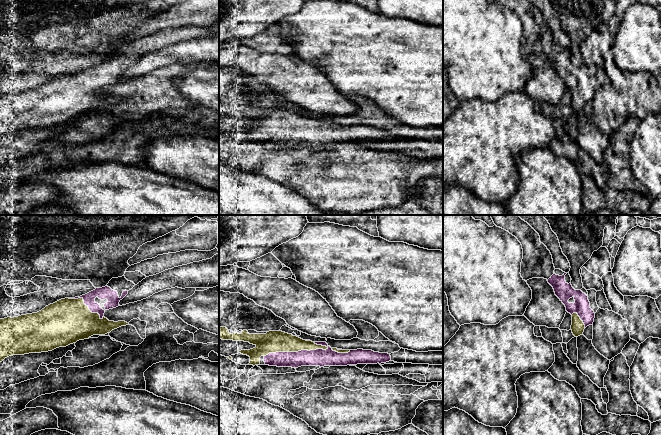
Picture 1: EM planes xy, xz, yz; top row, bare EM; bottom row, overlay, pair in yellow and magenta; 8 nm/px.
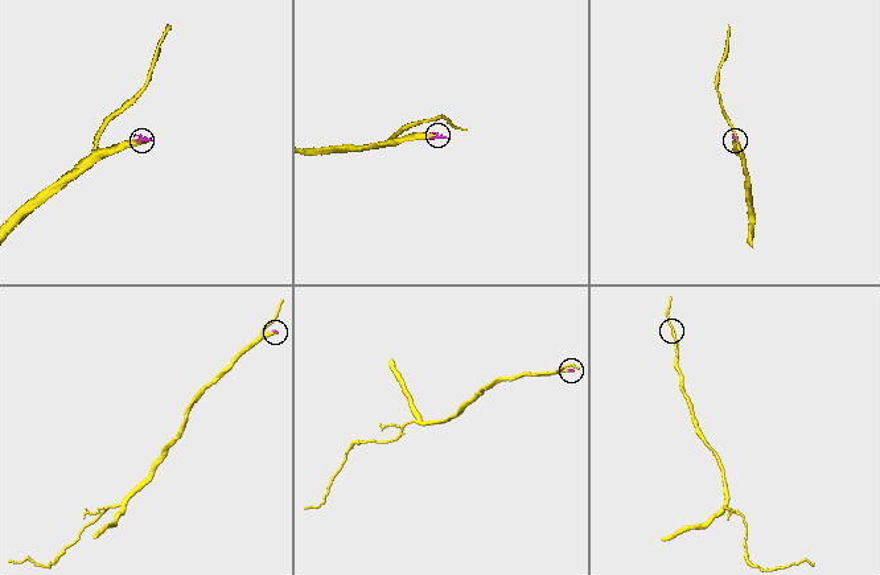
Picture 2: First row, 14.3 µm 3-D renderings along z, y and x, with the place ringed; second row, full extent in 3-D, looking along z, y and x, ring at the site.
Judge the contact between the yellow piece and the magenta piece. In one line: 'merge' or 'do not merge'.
merge

